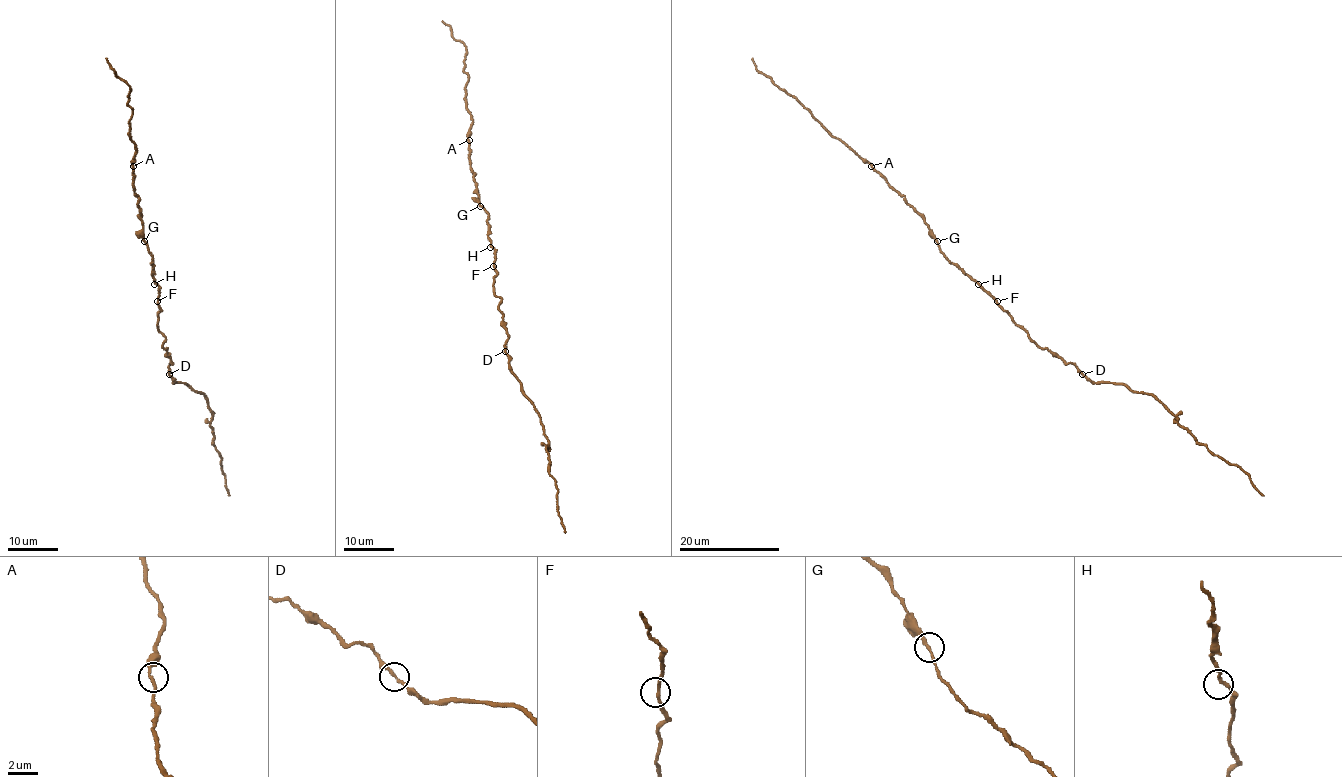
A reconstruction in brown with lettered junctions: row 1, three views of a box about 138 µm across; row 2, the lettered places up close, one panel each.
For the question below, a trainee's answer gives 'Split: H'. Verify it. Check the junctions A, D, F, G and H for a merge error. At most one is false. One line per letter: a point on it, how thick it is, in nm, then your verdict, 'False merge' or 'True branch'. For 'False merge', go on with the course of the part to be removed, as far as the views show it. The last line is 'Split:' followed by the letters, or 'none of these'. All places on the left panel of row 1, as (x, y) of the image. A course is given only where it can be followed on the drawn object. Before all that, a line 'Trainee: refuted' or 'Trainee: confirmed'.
Trainee: refuted
A: Place: (133, 166). Thickness 200 nm. True branch
D: Place: (169, 374). Thickness 200 nm. True branch
F: Place: (157, 301). Thickness 200 nm. True branch
G: Place: (144, 241). Thickness 200 nm. True branch
H: Place: (154, 284). Thickness 200 nm. True branch
Split: none of these

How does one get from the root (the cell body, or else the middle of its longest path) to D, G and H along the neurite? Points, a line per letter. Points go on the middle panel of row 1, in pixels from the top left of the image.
D: (494, 265), (496, 272), (494, 293), (501, 298), (499, 308), (509, 336), (505, 351)
G: (494, 265), (495, 250), (488, 236), (488, 213), (480, 206)
H: (494, 265), (495, 251), (490, 247)

